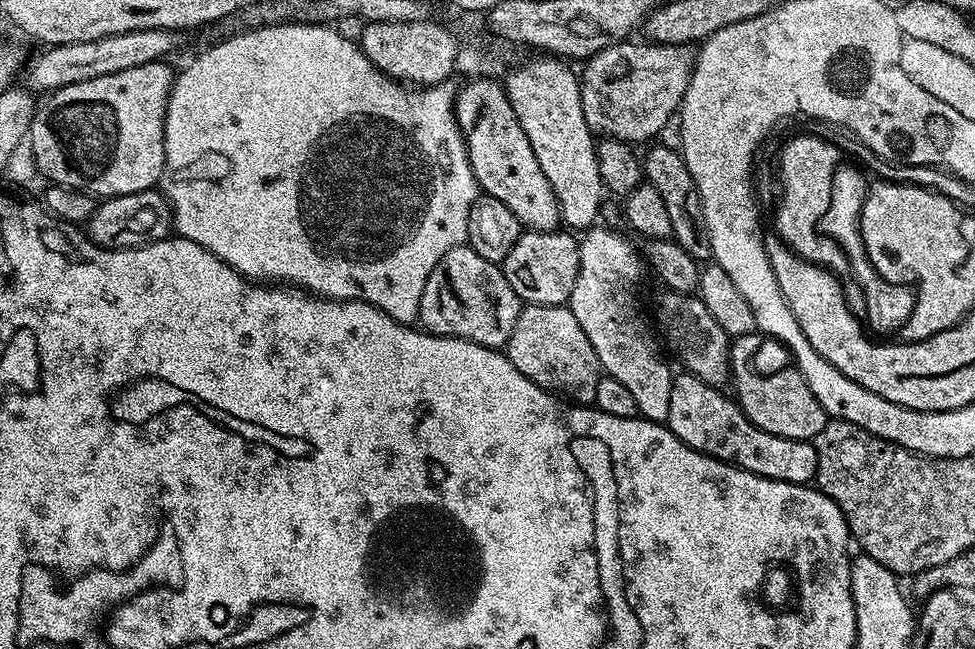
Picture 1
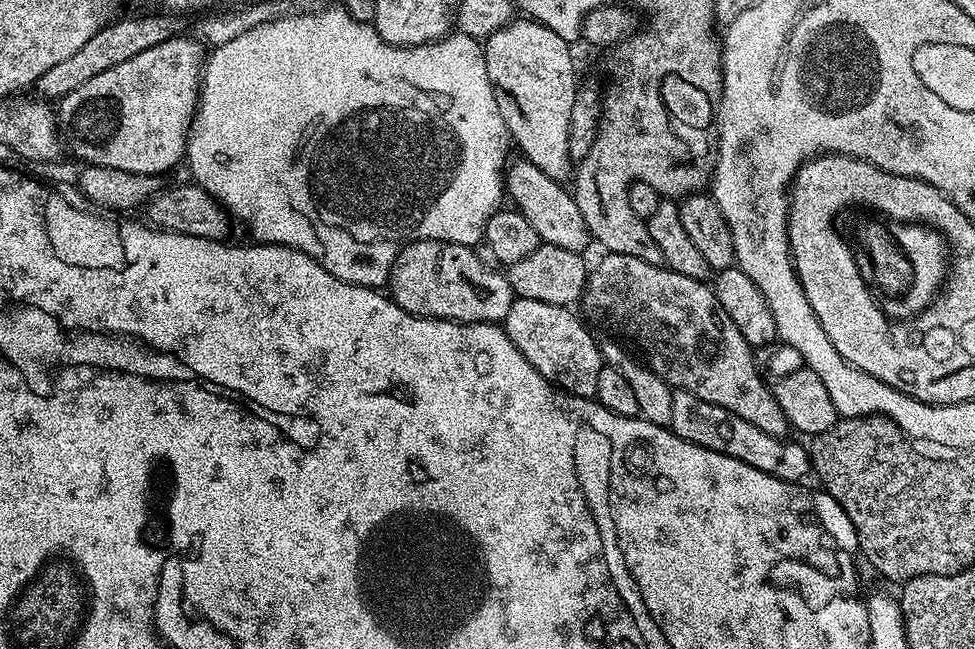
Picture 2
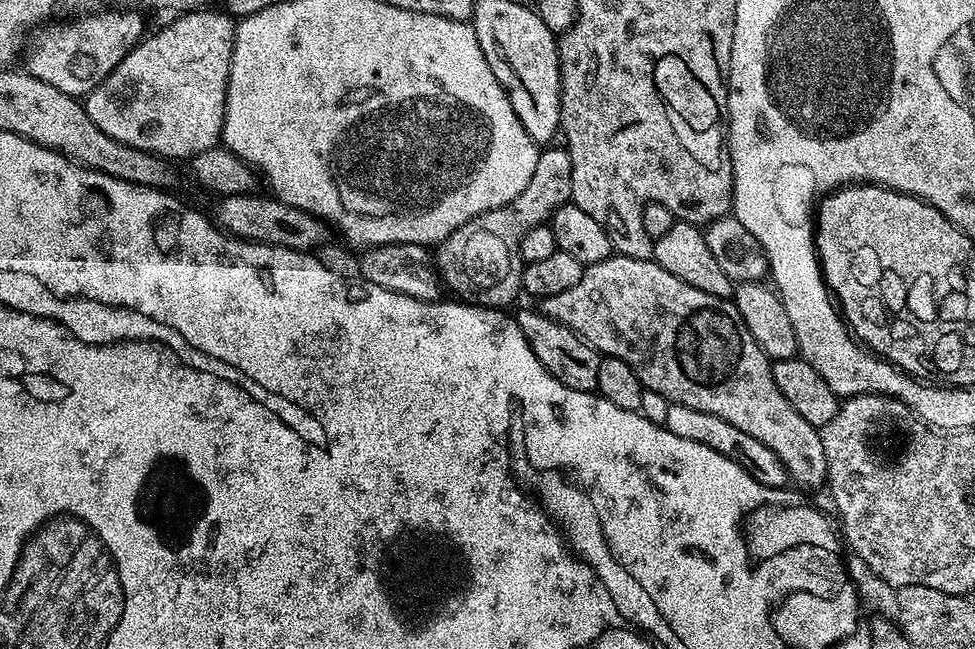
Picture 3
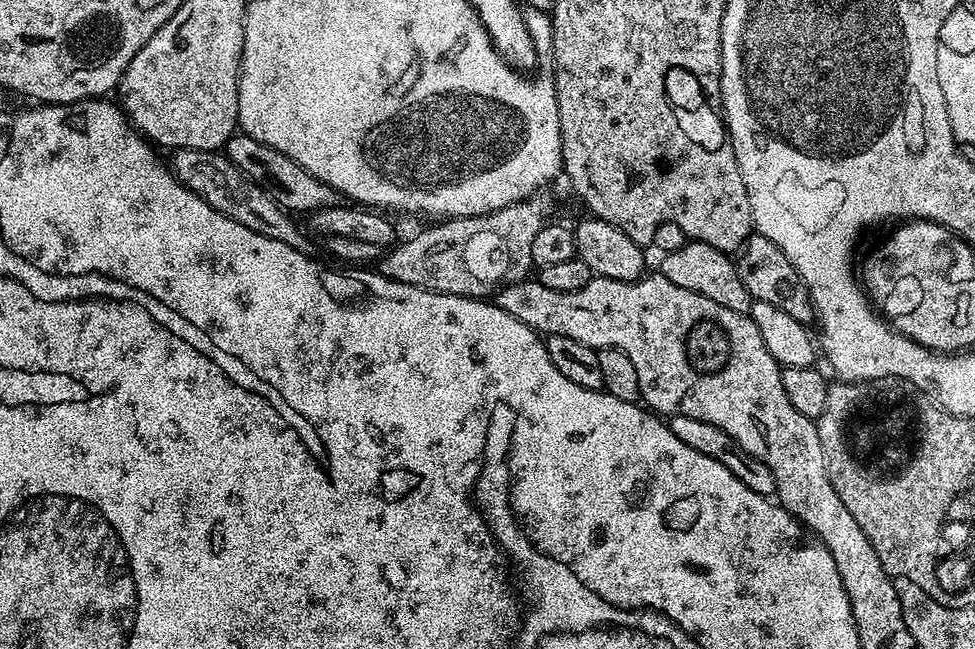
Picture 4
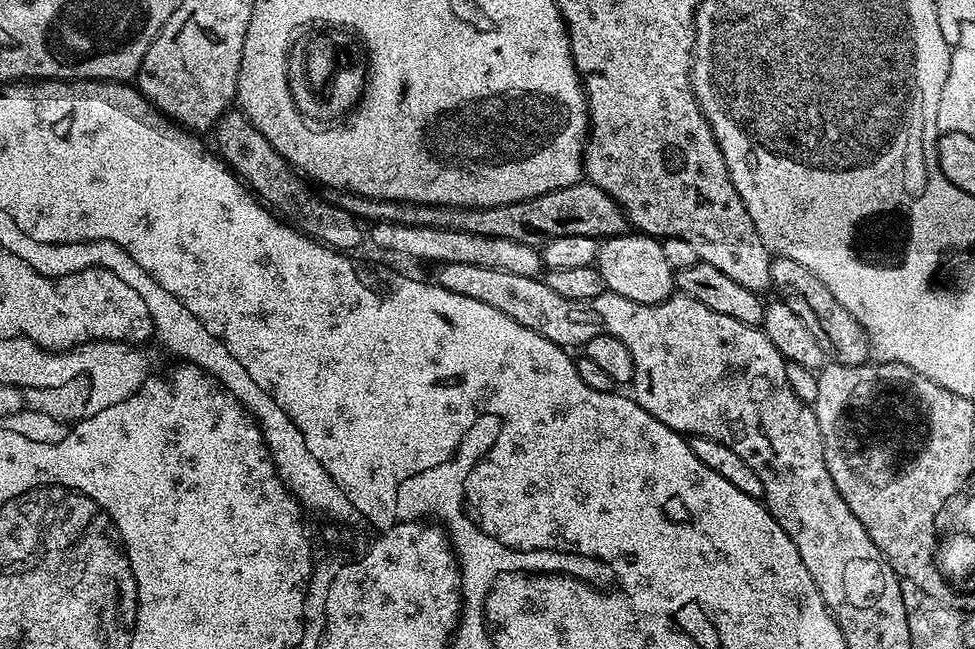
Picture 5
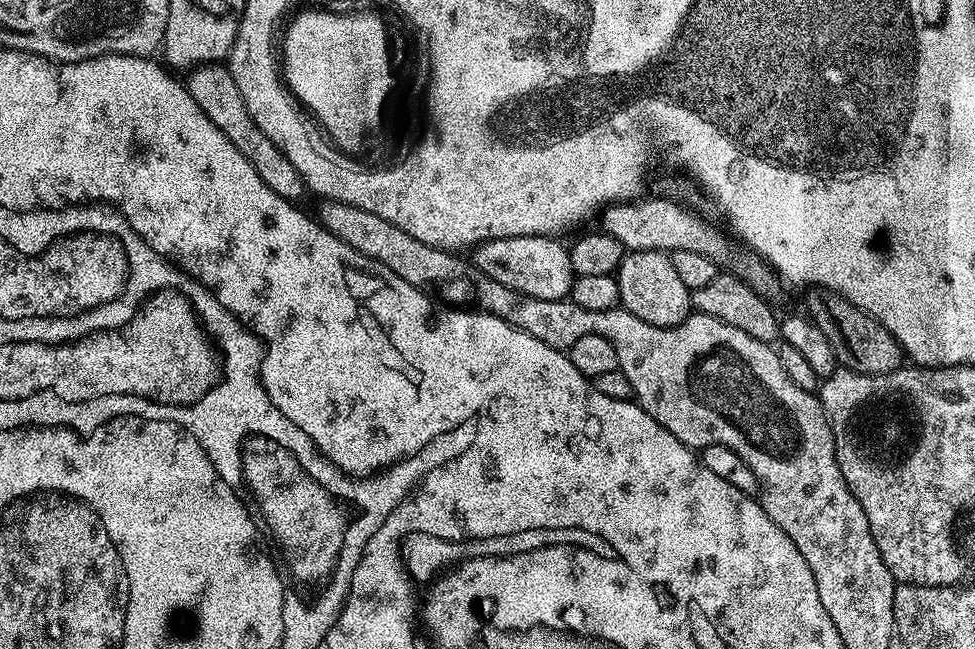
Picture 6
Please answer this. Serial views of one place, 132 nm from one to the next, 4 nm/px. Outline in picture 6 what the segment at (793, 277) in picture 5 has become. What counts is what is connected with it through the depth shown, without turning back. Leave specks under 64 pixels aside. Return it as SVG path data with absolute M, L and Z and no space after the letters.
M812 286L805 292L808 293L804 296L803 311L808 319L815 322L818 330L826 334L826 342L834 346L836 359L843 367L849 368L851 372L861 372L871 376L893 372L901 367L905 359L904 349L890 334L890 330L886 330L886 326L882 326L869 312L863 312L845 296L840 296L829 288Z

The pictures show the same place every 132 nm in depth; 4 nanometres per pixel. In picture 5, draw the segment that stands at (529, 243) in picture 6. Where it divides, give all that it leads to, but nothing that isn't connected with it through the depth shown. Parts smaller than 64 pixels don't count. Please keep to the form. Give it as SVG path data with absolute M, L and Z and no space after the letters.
M385 220L373 223L370 244L384 252L397 252L412 260L430 260L434 266L466 262L470 266L486 266L507 270L509 274L539 277L542 272L542 252L537 245L510 242L510 238L490 238L482 234L466 234L462 230L442 230L434 226L402 226Z

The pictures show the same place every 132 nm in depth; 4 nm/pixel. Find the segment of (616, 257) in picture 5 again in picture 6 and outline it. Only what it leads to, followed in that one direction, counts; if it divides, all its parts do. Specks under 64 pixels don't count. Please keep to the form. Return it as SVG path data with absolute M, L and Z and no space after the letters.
M629 251L614 273L620 304L627 312L650 322L650 326L675 328L690 314L690 290L678 279L671 255L666 252Z

